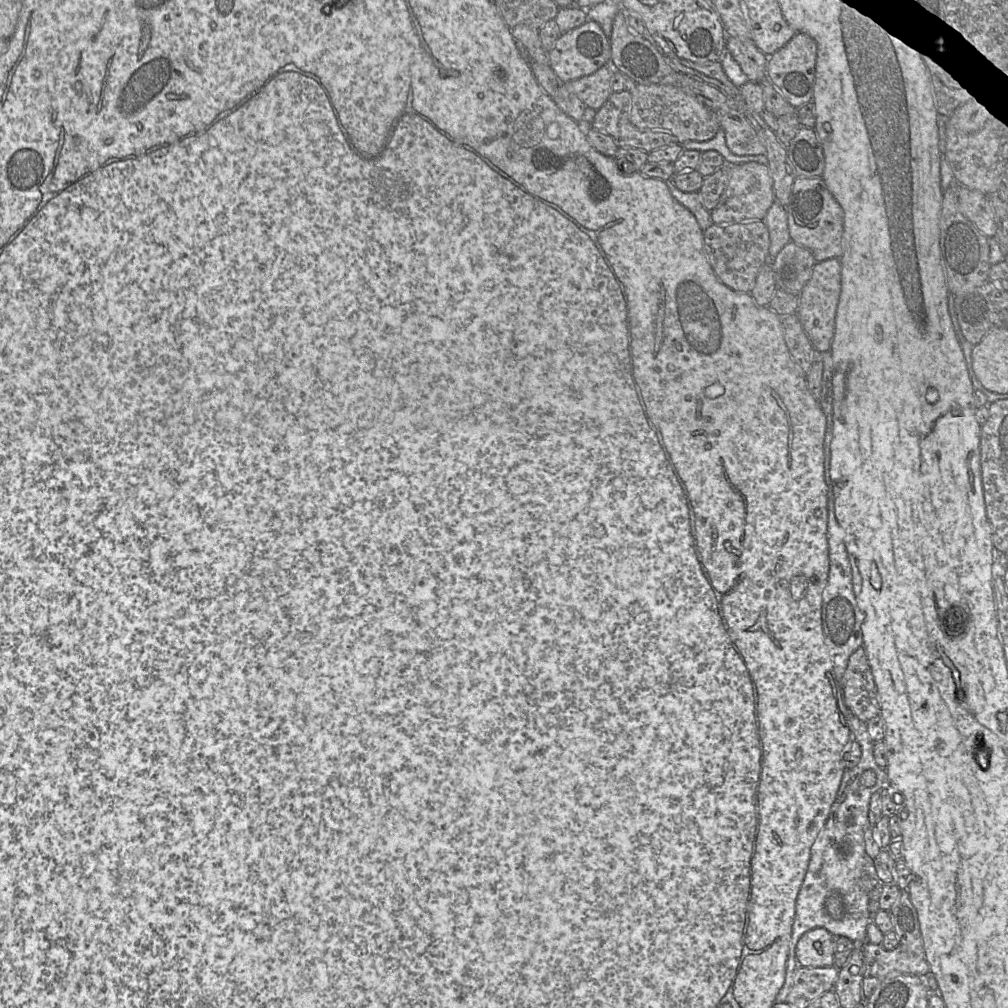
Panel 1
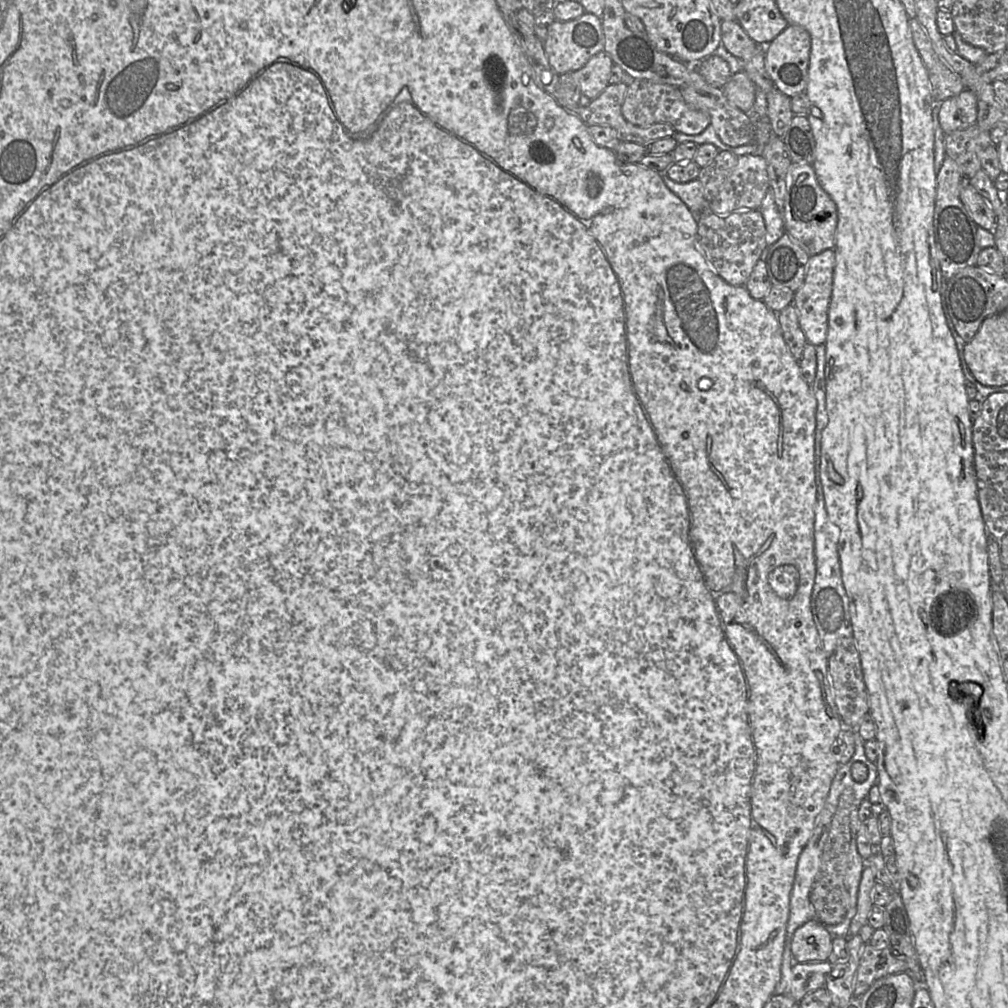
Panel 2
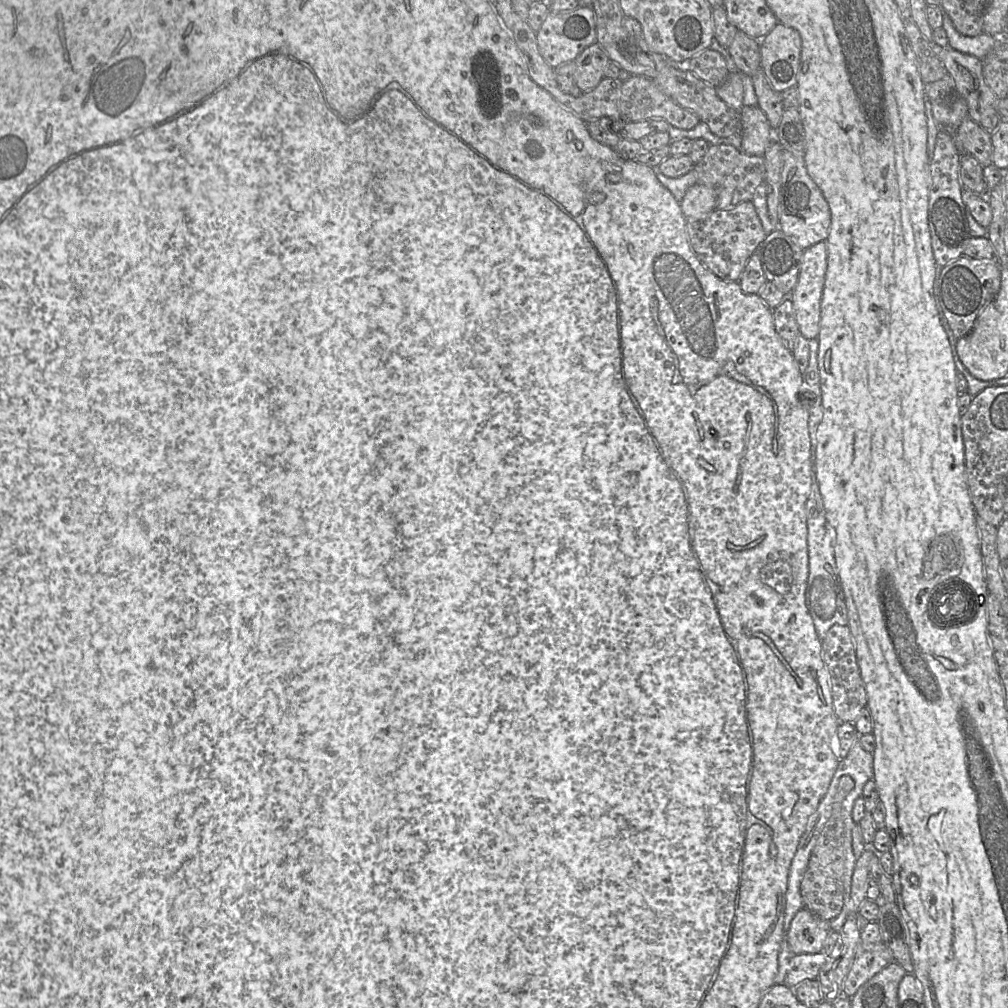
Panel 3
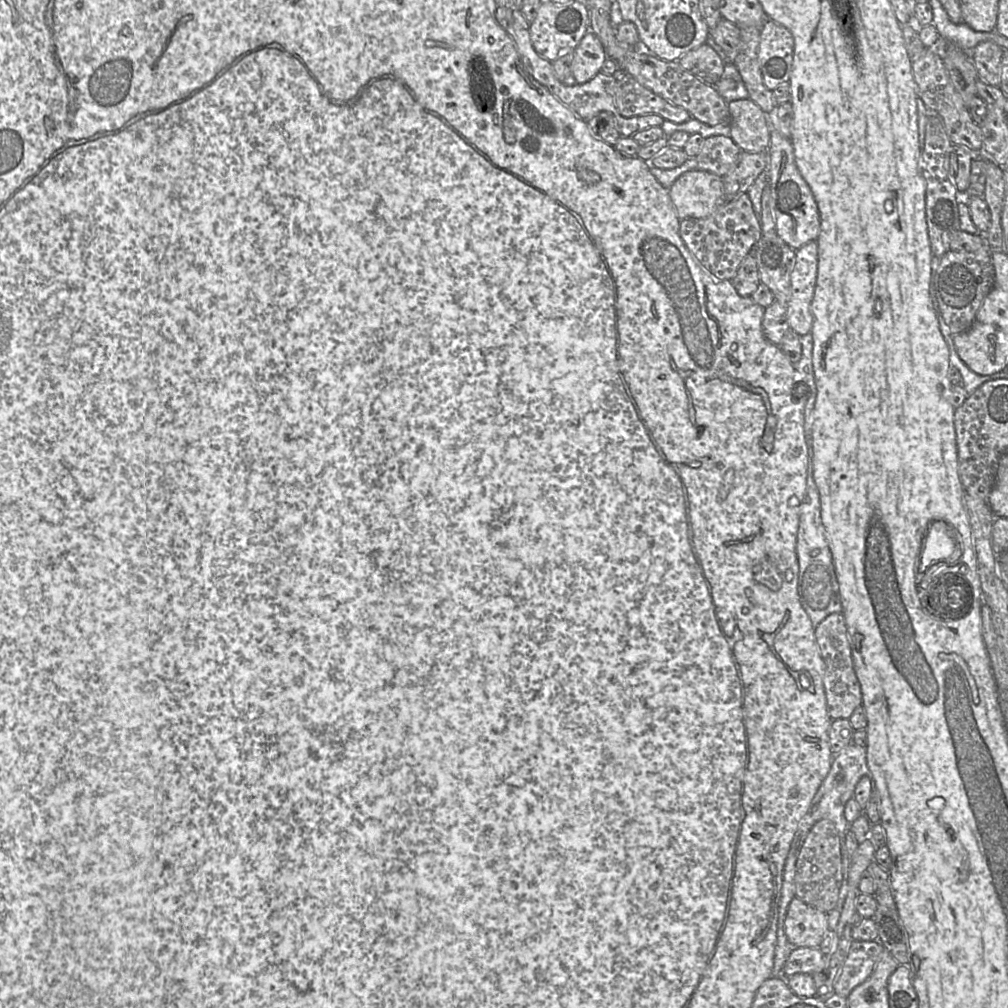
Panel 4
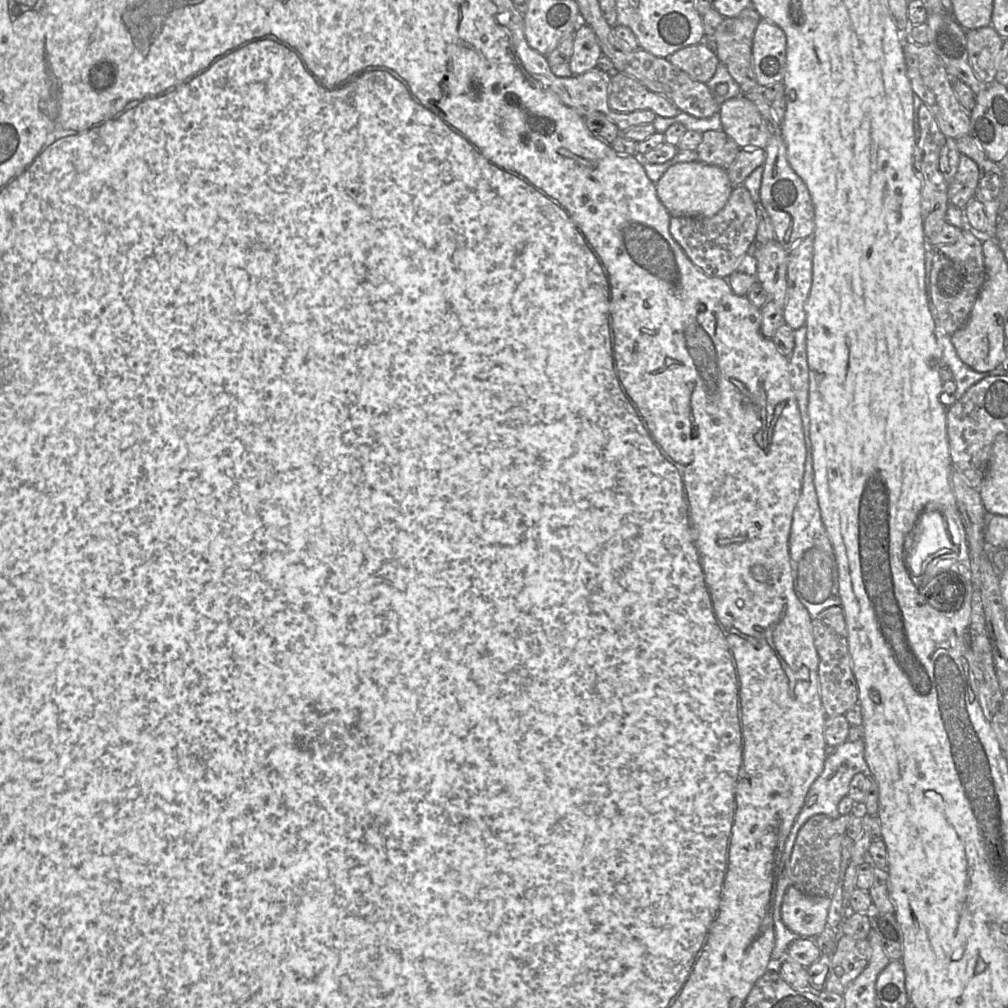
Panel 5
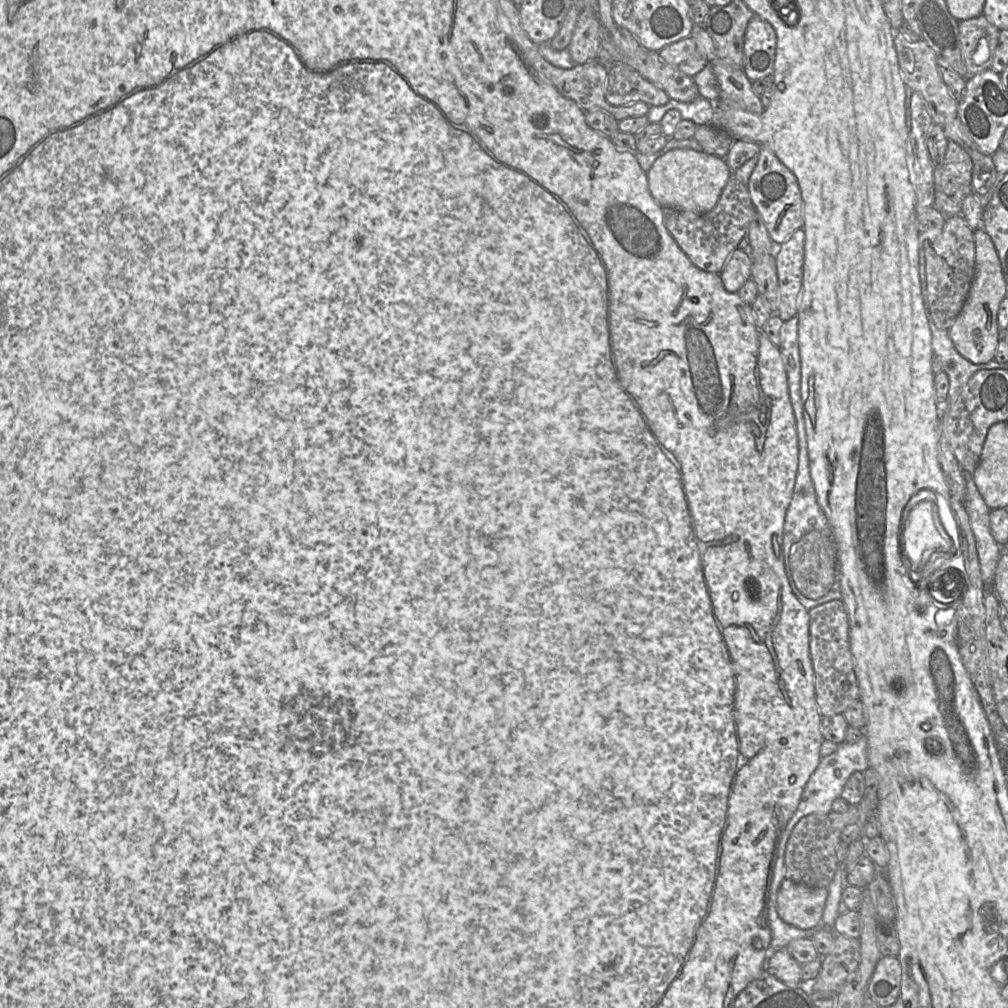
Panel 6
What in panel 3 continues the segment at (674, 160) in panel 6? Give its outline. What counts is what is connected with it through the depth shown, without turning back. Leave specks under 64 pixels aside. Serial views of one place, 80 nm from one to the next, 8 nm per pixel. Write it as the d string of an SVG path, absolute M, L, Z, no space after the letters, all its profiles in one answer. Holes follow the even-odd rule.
M705 185L691 186L679 202L686 221L705 218L716 209L717 189Z

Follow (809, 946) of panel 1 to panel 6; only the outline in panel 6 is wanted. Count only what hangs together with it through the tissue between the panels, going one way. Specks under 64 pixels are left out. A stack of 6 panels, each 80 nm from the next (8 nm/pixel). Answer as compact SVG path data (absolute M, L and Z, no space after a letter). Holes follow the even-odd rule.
M784 879L776 896L779 917L800 929L823 925L822 916L827 895L827 888L810 888Z

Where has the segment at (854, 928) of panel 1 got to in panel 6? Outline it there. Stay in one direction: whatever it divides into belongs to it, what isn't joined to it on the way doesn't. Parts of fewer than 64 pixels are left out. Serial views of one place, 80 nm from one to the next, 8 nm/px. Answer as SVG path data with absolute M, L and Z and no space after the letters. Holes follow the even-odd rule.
M864 735L857 742L838 744L838 748L832 754L820 759L816 769L806 782L799 803L780 835L775 859L772 865L767 907L767 918L771 931L771 951L785 949L793 940L799 938L811 938L819 929L828 928L824 925L820 925L812 929L800 929L784 922L779 917L777 910L777 892L784 879L792 880L795 883L810 888L828 888L839 866L836 851L839 843L841 842L841 833L847 825L857 822L860 815L860 808L858 805L850 805L844 812L833 812L832 803L835 799L841 797L843 788L850 775L854 772L863 772L869 766L868 742Z

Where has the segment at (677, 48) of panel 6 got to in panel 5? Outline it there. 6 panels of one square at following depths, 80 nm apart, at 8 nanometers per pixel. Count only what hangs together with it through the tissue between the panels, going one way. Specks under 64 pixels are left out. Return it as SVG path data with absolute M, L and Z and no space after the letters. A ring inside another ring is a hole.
M706 43L682 48L666 58L699 82L707 83L715 74L719 60Z

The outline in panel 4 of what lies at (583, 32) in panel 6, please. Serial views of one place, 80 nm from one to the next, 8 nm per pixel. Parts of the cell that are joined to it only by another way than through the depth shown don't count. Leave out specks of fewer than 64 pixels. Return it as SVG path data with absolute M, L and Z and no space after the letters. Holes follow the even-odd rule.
M589 31L574 50L572 73L578 84L591 80L601 72L607 58L606 52L598 37Z

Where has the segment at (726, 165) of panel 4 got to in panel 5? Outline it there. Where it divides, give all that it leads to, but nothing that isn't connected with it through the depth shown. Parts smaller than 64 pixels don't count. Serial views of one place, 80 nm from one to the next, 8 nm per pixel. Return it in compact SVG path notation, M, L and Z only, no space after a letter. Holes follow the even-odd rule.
M710 130L702 133L701 143L694 152L678 152L670 160L670 166L676 163L699 161L728 169L739 150L740 147L723 130Z

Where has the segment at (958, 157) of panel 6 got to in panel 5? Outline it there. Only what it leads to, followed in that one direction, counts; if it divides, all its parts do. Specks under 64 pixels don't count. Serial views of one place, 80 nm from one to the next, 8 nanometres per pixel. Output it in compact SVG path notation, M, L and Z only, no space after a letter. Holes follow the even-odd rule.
M961 154L957 171L948 185L950 205L964 208L968 201L975 197L979 180L977 163L965 154Z

